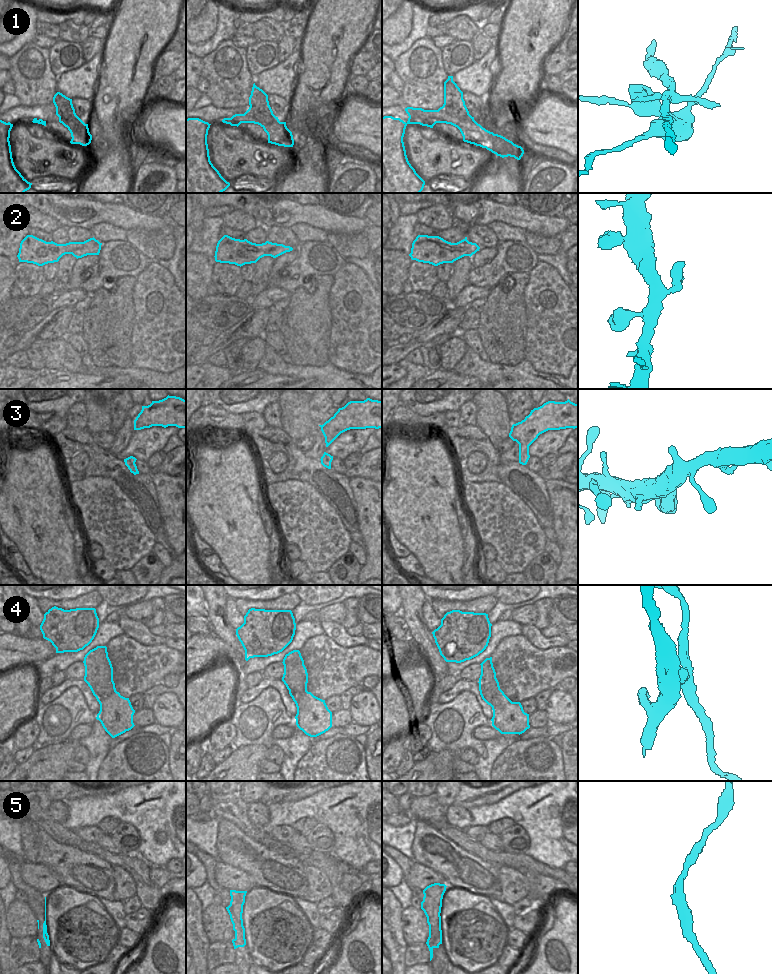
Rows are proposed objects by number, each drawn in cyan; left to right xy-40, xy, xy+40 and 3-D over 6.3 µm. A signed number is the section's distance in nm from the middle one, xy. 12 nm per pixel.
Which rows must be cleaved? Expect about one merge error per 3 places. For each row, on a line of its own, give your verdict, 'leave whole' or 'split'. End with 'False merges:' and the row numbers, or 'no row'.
1: split
2: leave whole
3: leave whole
4: split
5: leave whole
False merges: 1, 4

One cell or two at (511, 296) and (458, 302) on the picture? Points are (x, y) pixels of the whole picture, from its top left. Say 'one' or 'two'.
two

